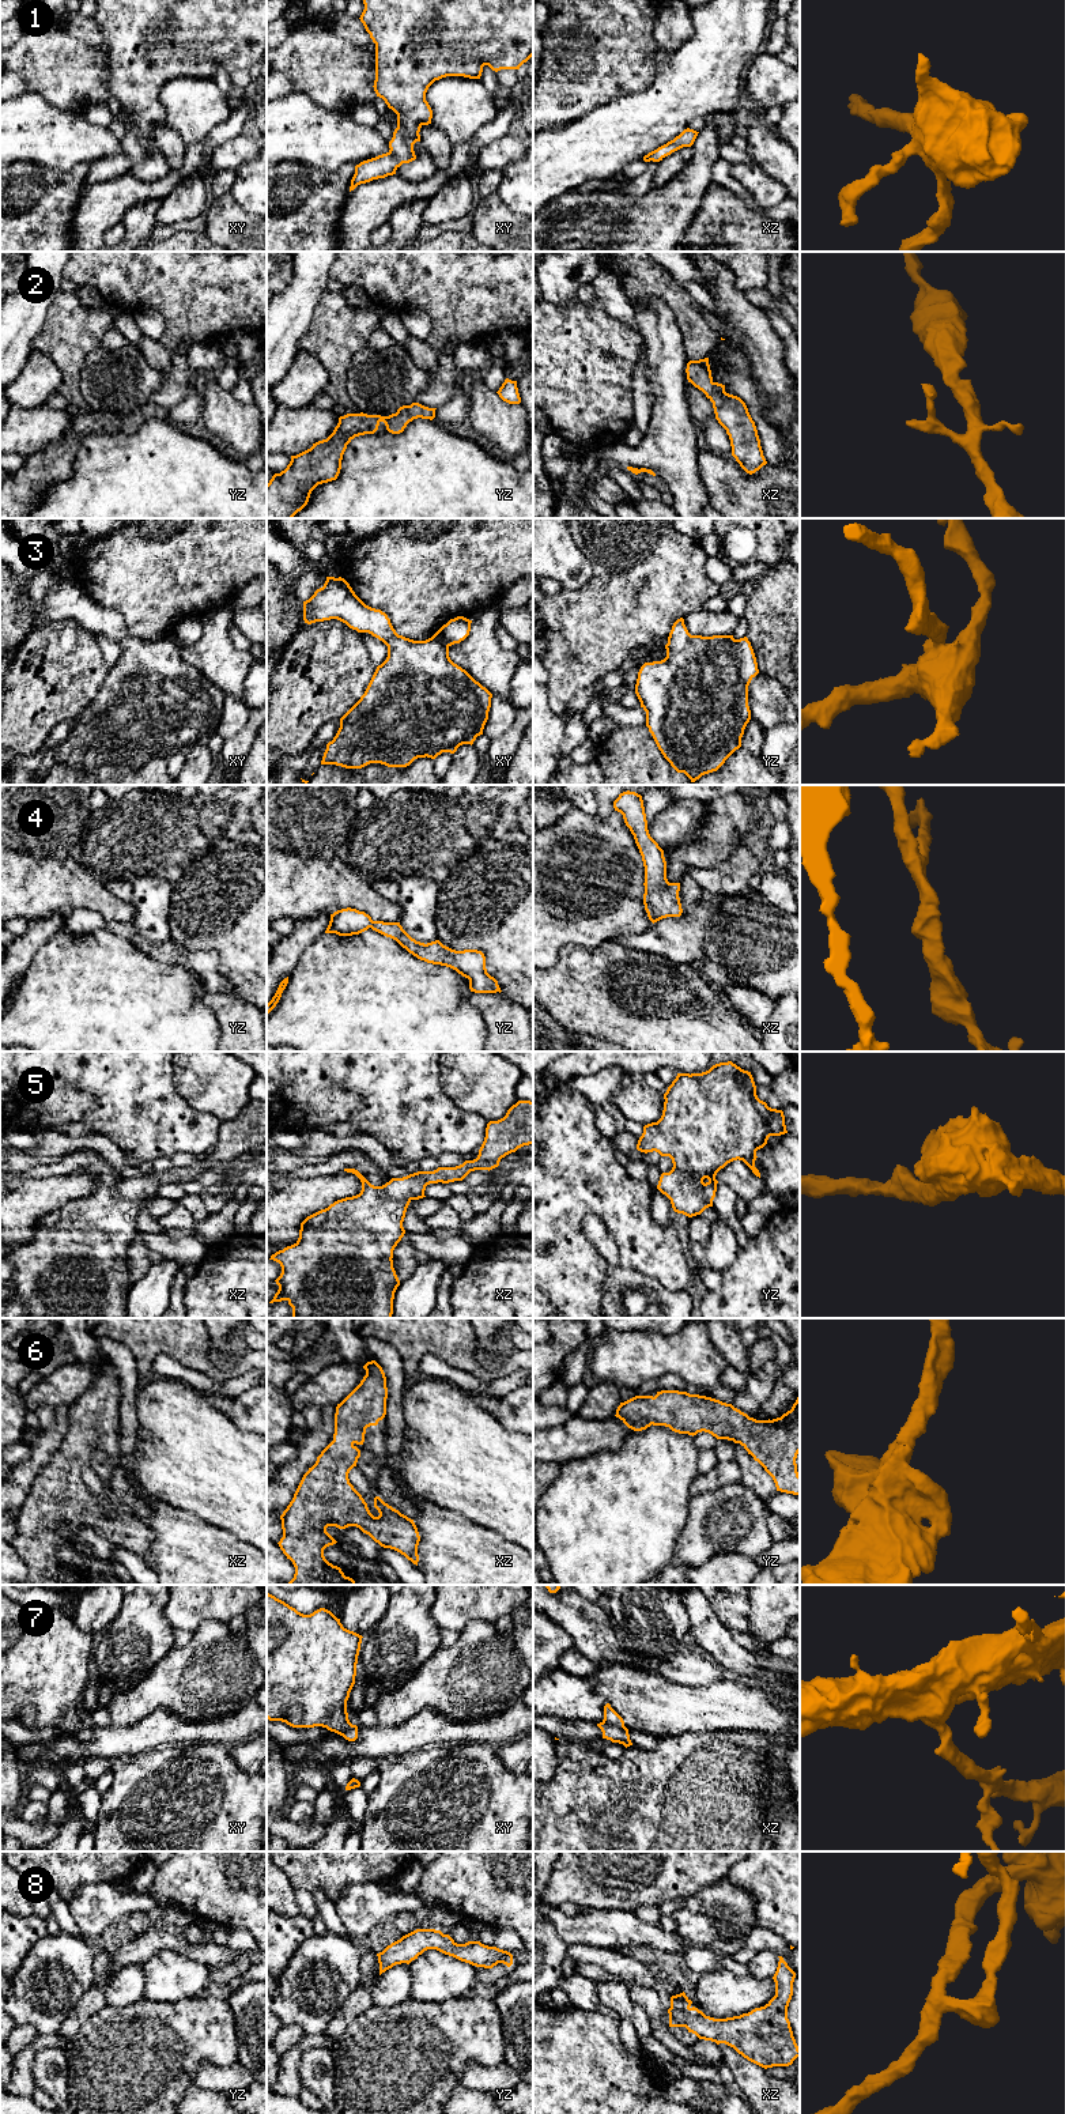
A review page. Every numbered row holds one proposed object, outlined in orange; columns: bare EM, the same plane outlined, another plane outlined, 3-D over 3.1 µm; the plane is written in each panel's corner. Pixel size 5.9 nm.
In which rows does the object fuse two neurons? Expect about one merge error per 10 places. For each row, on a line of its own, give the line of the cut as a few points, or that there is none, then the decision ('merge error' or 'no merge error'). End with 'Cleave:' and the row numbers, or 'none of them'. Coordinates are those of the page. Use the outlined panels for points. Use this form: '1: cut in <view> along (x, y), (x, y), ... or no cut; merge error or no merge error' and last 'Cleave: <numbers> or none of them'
1: no cut; no merge error
2: no cut; no merge error
3: no cut; no merge error
4: no cut; no merge error
5: no cut; no merge error
6: no cut; no merge error
7: no cut; no merge error
8: no cut; no merge error
Cleave: none of them

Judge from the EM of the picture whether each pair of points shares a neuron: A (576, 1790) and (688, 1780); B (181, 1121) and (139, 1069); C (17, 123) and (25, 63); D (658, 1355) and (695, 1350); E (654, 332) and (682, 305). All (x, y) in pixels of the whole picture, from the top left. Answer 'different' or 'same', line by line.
A: same
B: same
C: different
D: same
E: different

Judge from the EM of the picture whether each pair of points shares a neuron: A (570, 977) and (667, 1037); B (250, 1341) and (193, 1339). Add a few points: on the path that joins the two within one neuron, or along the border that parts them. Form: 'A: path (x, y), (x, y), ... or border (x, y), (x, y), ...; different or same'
A: path (595, 992), (603, 992), (627, 1016), (642, 1019); same
B: border (249, 1348), (252, 1350); different

